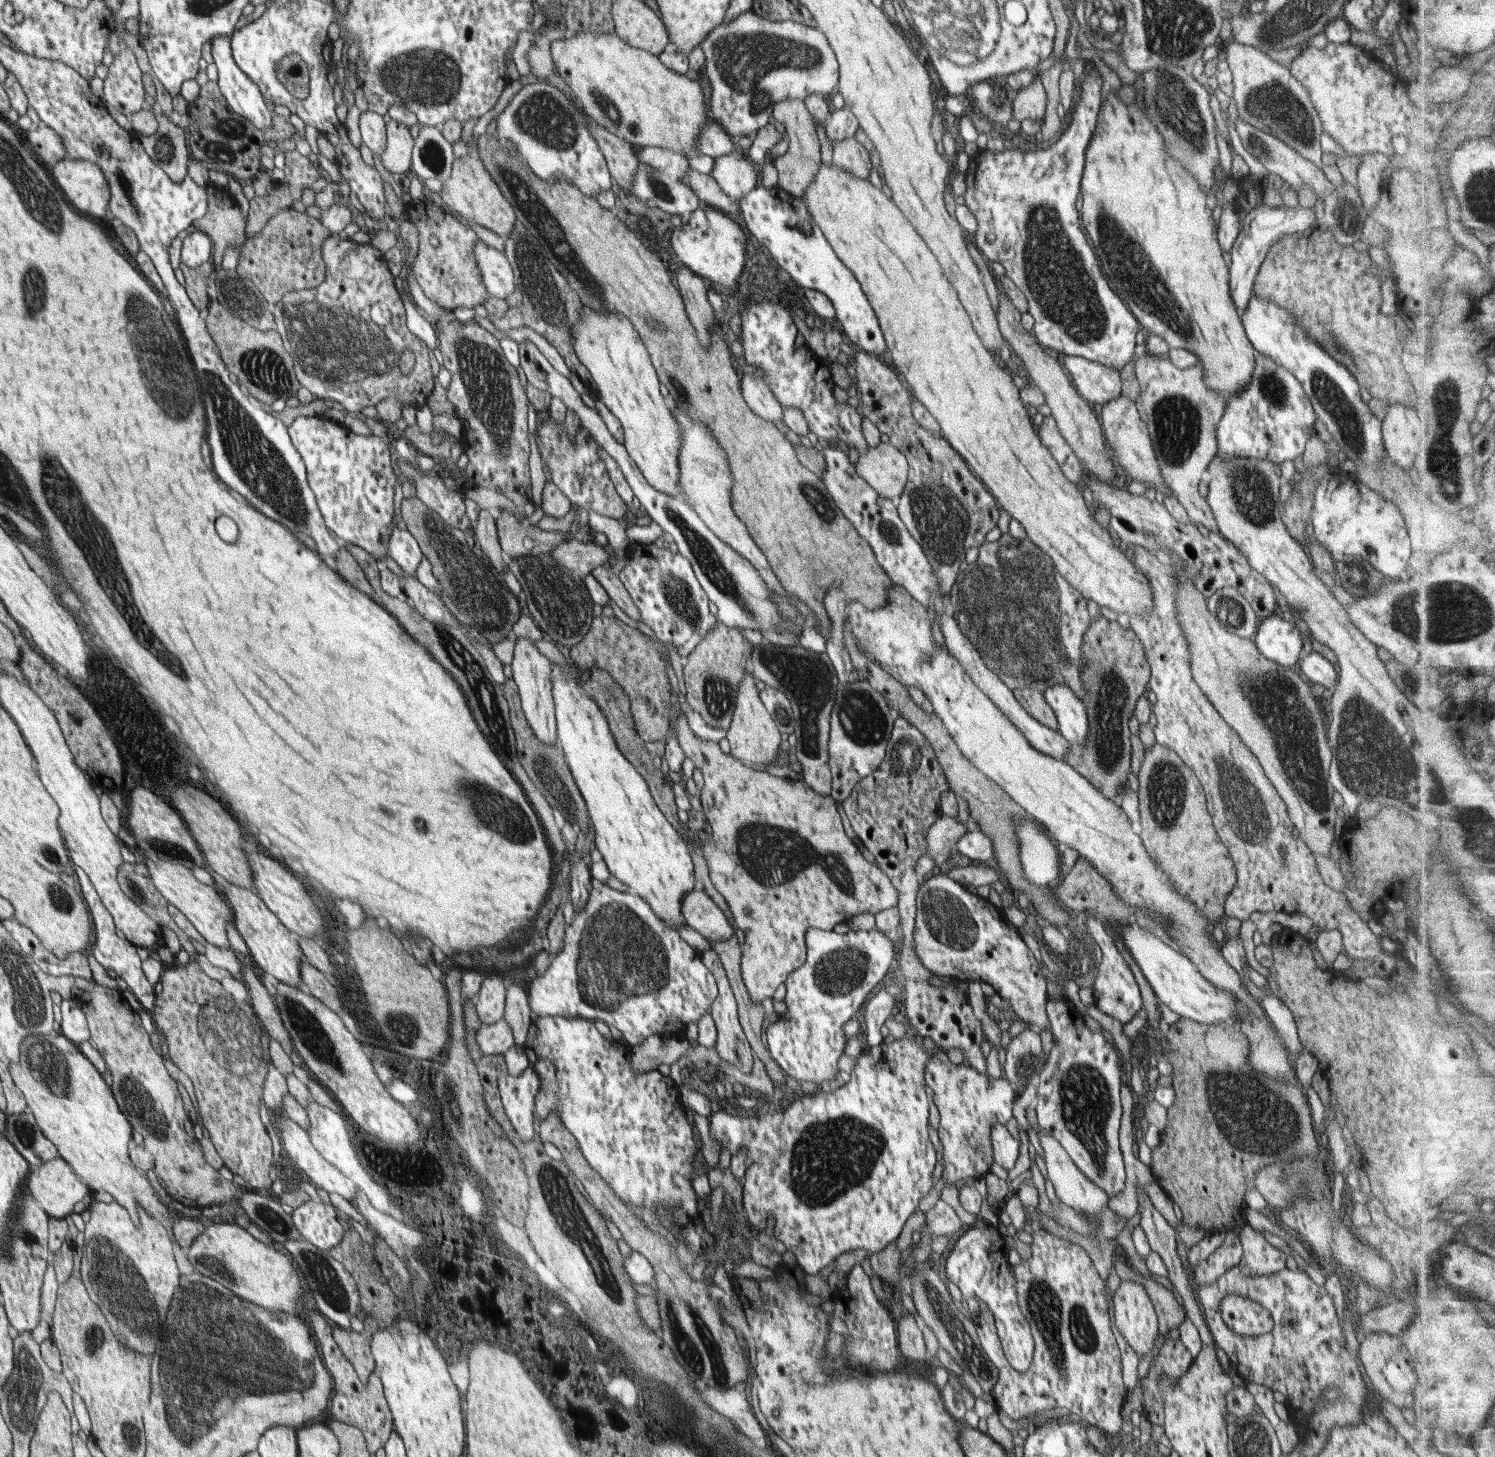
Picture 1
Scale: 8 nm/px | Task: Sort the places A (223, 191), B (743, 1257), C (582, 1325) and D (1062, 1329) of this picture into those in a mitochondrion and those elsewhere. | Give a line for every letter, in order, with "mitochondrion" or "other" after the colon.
A: other
B: other
C: other
D: mitochondrion

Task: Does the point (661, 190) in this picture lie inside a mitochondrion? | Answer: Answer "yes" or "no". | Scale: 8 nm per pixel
yes

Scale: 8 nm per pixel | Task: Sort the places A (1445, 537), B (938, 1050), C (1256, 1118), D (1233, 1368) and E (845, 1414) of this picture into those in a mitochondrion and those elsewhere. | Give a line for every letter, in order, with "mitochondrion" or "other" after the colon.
A: other
B: other
C: mitochondrion
D: other
E: other

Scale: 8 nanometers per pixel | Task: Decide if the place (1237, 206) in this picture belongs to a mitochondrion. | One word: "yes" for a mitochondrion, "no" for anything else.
no

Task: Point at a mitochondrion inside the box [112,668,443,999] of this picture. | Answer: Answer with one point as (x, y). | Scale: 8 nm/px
(169, 849)

